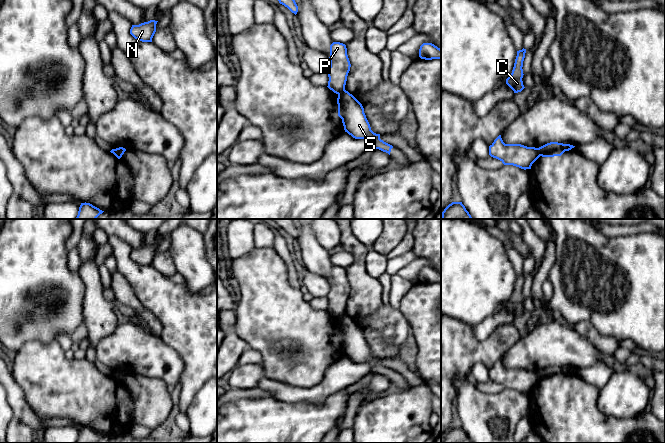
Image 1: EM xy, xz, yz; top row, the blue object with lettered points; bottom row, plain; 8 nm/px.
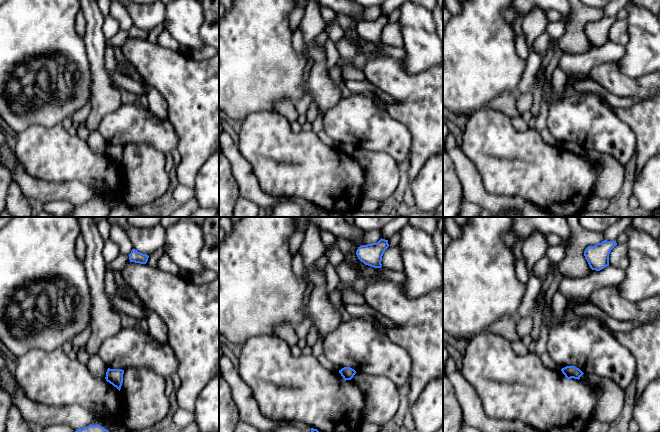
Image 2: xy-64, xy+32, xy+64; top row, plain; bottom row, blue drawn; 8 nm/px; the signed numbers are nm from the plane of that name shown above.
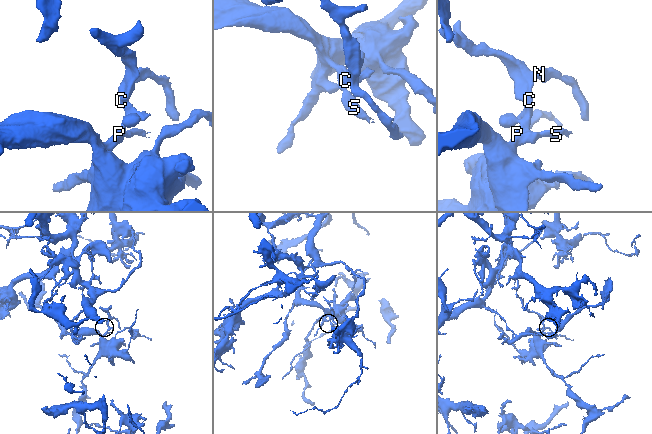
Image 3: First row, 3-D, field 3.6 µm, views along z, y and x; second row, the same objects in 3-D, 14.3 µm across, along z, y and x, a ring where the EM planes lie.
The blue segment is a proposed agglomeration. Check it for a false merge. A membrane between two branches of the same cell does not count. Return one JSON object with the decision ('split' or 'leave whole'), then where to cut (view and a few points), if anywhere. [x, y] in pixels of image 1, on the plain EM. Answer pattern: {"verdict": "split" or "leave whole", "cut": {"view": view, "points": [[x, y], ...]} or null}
{"verdict": "split", "cut": {"view": "yz", "points": [[537, 372], [540, 379]]}}

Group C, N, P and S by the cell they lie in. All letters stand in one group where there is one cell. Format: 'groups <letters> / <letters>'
groups C N P / S

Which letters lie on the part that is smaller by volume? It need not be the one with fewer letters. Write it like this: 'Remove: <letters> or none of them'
Remove: S

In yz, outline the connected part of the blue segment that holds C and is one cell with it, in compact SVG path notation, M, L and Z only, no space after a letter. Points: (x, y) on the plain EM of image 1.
M526 273L517 275L514 291L511 299L506 303L506 308L514 315L514 317L521 316L525 311L523 309L523 285L525 282Z

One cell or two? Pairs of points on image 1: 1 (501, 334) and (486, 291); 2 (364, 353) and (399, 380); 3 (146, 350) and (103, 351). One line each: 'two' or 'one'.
1: two
2: one
3: one

